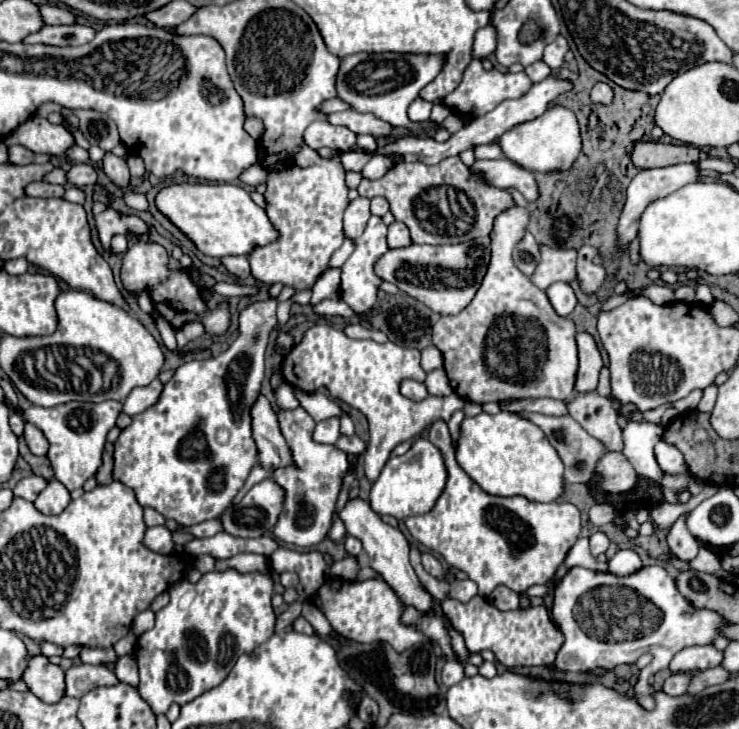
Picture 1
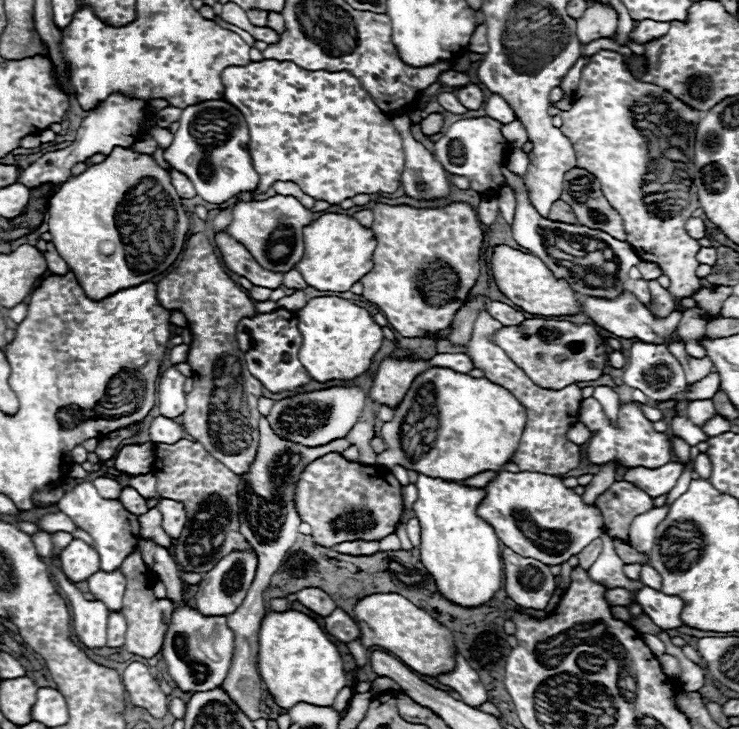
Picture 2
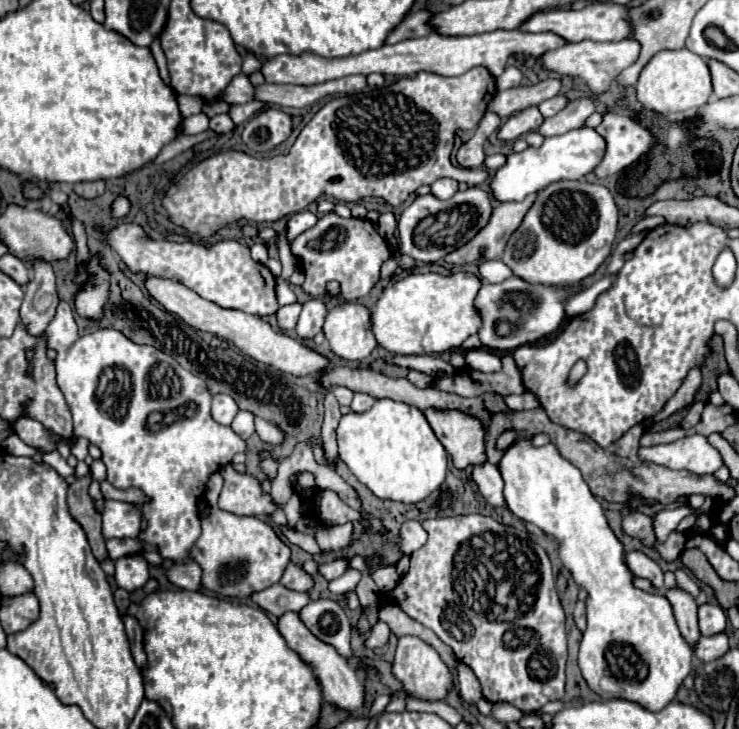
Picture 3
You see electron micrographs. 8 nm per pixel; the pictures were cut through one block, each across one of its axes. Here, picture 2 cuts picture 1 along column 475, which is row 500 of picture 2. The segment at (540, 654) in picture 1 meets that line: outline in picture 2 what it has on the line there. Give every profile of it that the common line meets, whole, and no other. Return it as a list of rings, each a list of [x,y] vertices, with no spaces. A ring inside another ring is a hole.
[[[618,480],[596,500],[596,508],[604,518],[608,534],[626,542],[632,520],[652,510],[654,504],[652,498],[646,496],[646,492],[642,492],[640,488]]]

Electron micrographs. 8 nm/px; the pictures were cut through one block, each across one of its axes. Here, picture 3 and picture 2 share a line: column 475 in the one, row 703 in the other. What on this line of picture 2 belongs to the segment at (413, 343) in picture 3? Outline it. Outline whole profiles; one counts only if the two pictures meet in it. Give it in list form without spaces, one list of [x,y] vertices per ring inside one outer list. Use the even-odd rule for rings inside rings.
[[[296,610],[282,614],[268,612],[262,620],[258,642],[258,672],[270,696],[282,710],[290,710],[300,702],[332,706],[338,692],[346,686],[344,662],[338,648],[328,640],[328,636],[310,616]]]

